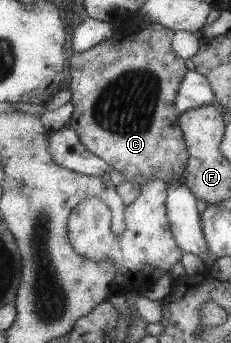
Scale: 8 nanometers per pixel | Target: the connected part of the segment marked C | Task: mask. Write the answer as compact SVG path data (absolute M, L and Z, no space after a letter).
M118 22L114 28L114 34L104 39L97 46L90 47L86 52L71 53L67 62L72 81L70 89L73 92L72 100L75 102L75 111L70 117L68 125L78 131L79 137L95 157L107 162L112 169L119 171L124 176L124 180L132 184L138 184L140 187L154 179L160 179L167 185L181 180L182 171L185 169L188 153L186 152L185 136L182 134L182 128L178 124L178 113L174 110L174 99L177 97L178 86L182 83L182 78L186 75L184 59L175 53L172 47L174 31L164 28L161 24L155 22L127 22L127 25Z

